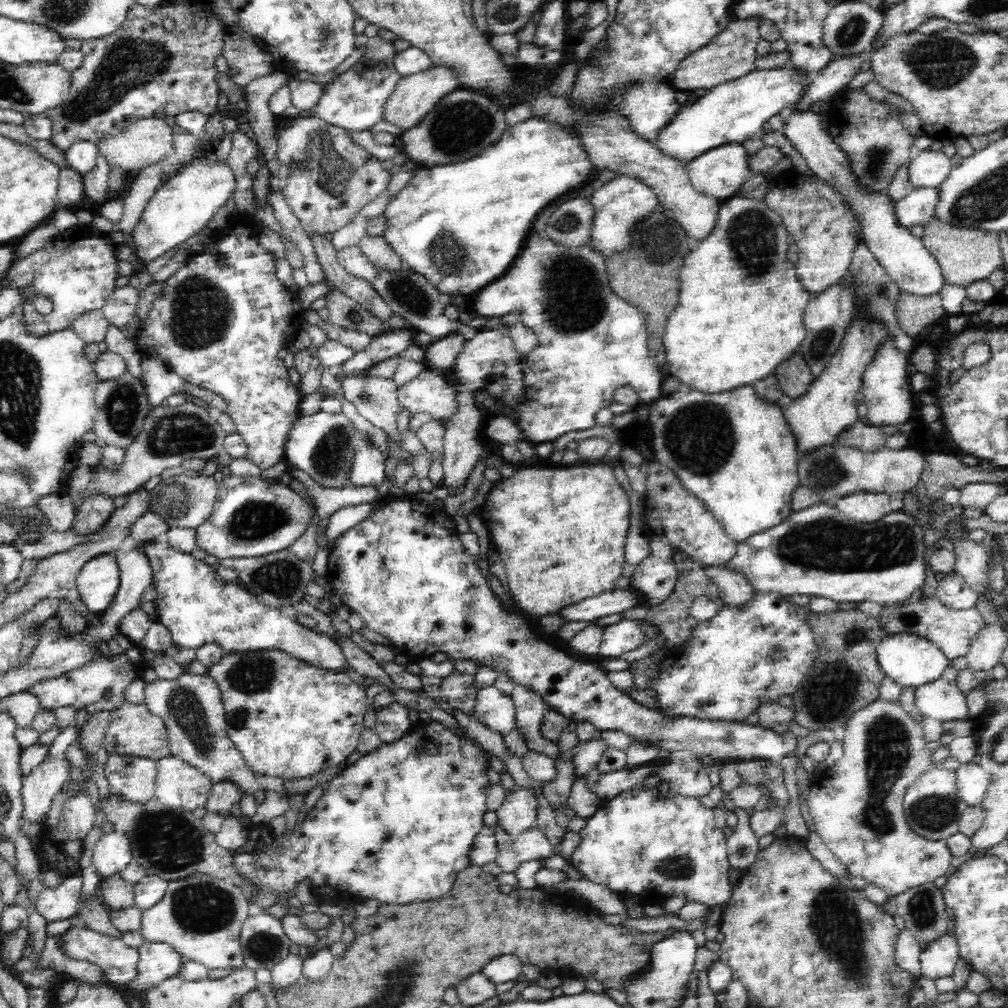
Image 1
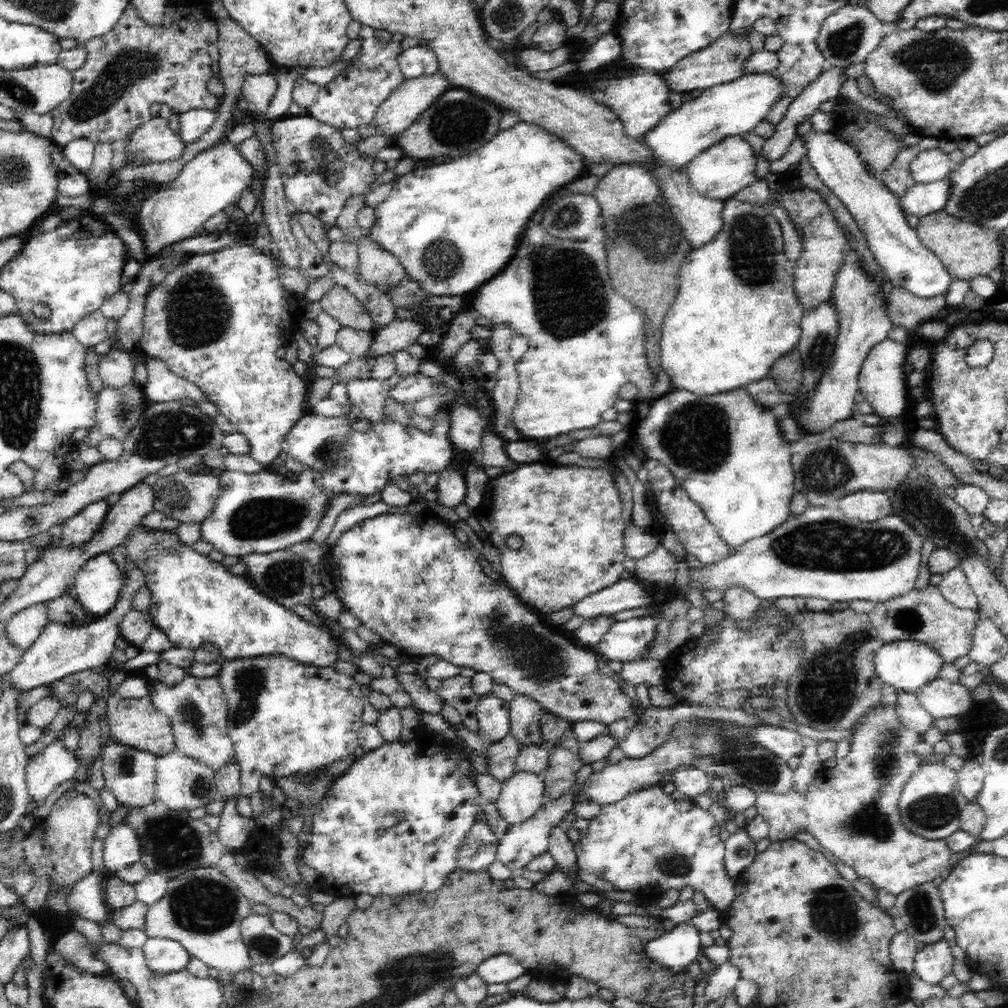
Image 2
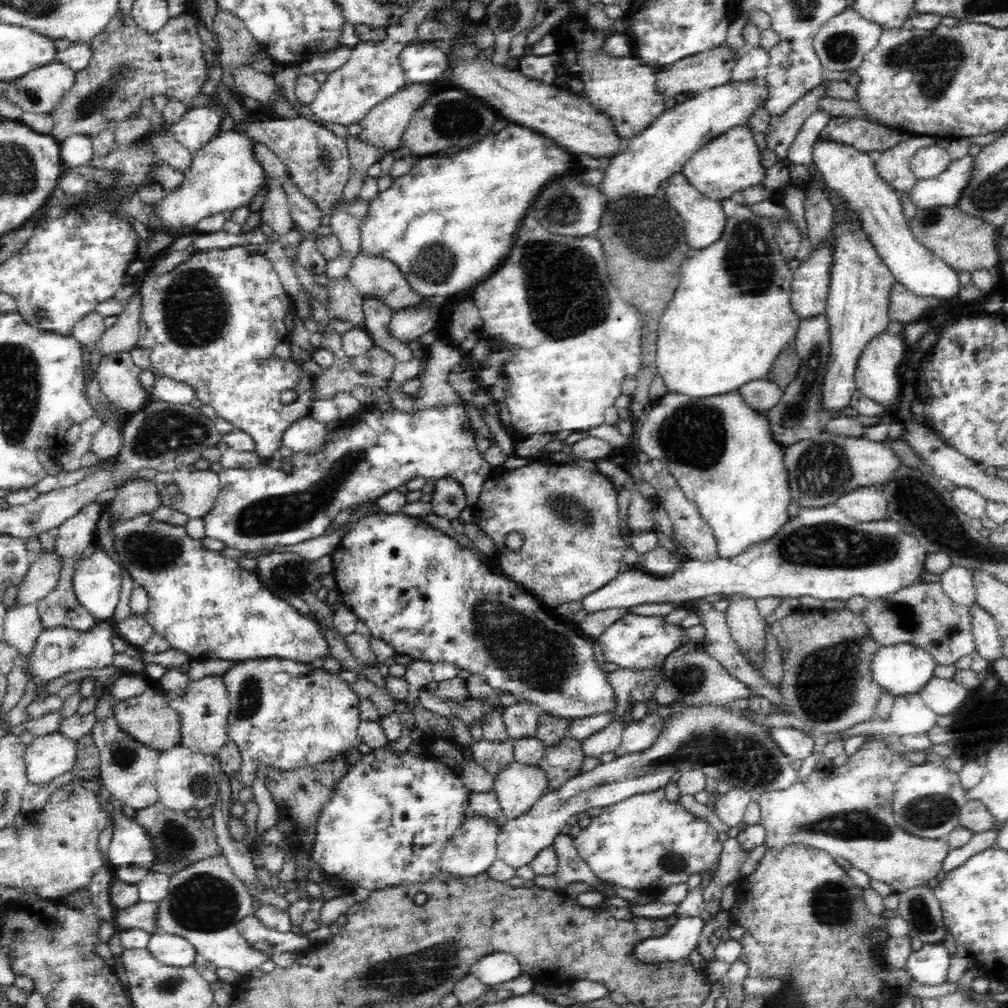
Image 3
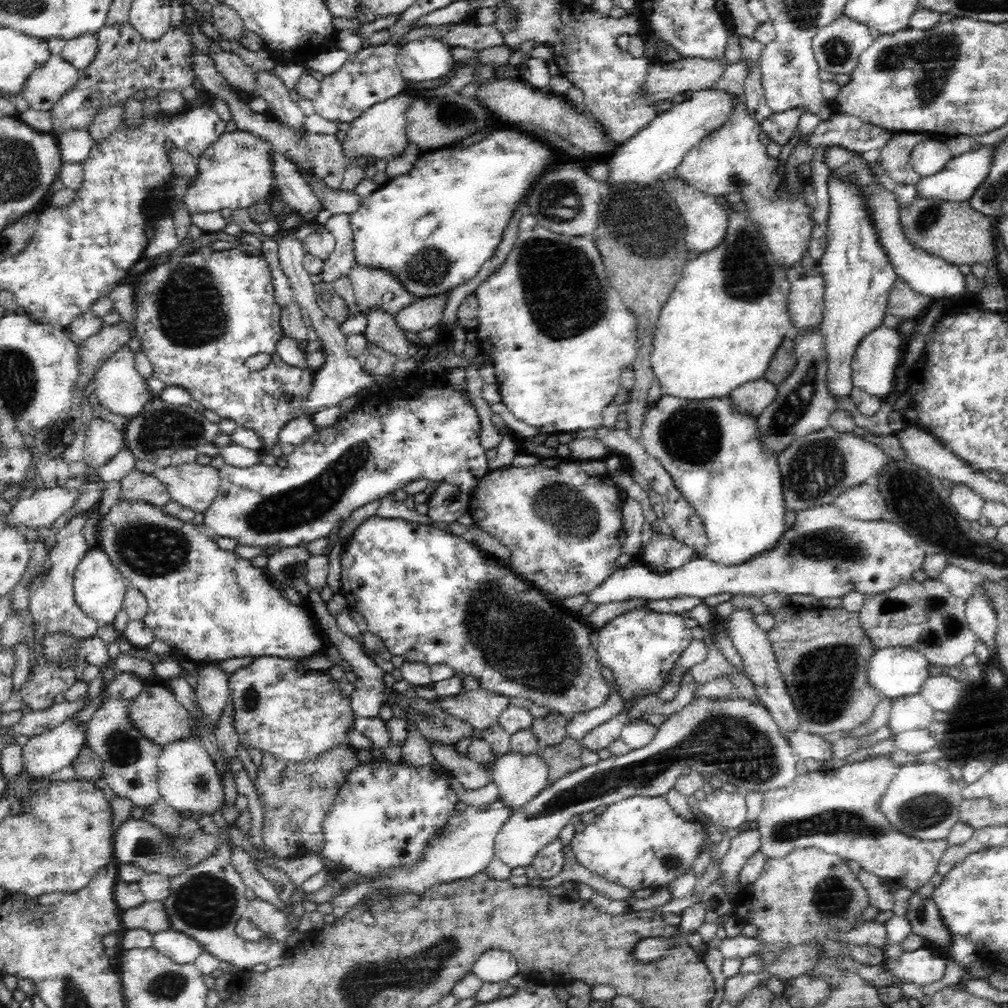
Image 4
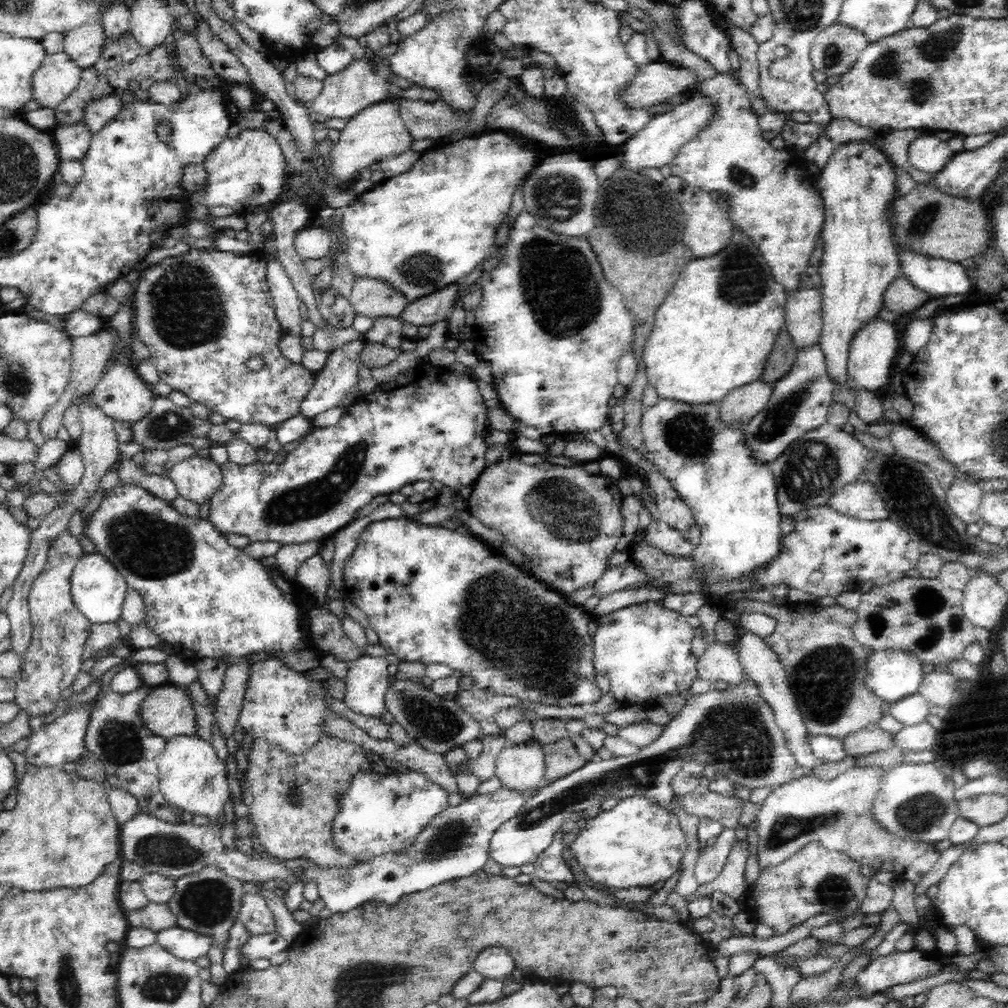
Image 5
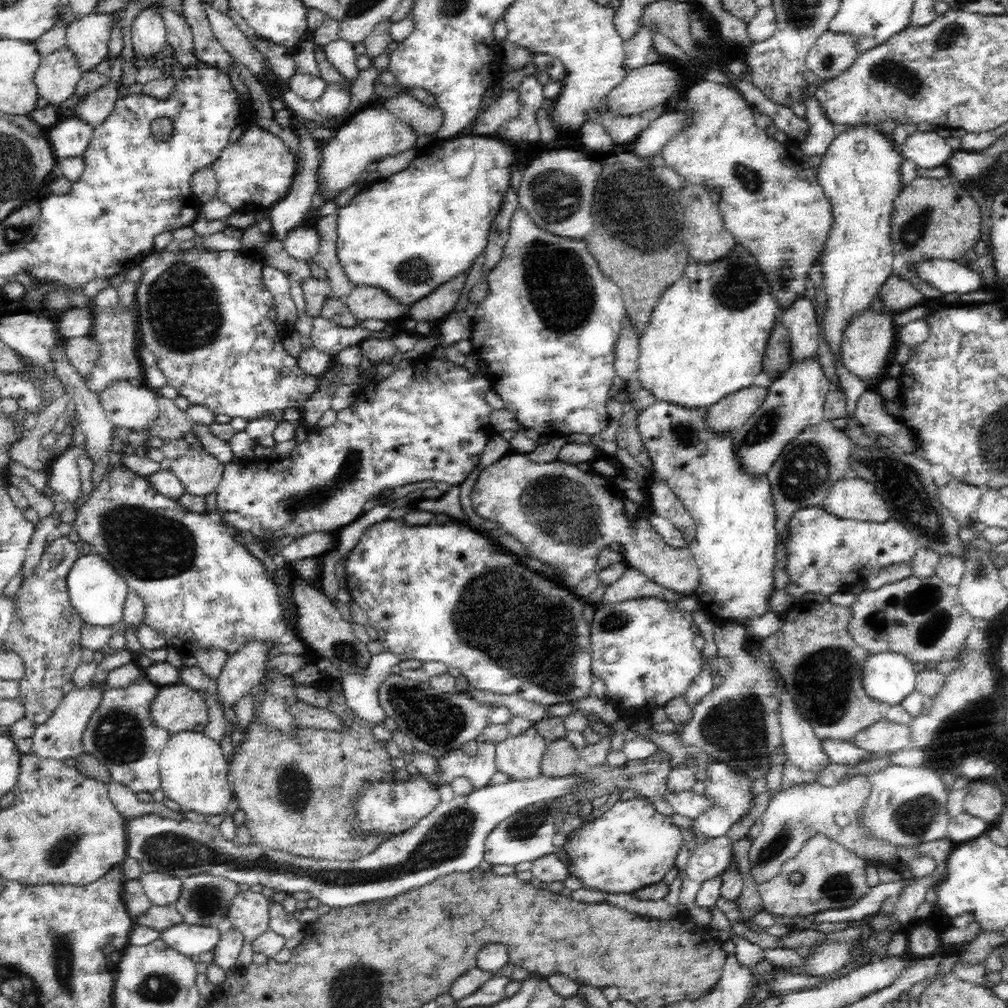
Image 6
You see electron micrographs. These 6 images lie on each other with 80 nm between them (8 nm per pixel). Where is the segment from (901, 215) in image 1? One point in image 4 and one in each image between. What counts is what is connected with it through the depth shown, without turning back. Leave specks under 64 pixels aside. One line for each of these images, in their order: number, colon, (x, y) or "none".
2: (923, 199)
3: (946, 189)
4: (958, 180)

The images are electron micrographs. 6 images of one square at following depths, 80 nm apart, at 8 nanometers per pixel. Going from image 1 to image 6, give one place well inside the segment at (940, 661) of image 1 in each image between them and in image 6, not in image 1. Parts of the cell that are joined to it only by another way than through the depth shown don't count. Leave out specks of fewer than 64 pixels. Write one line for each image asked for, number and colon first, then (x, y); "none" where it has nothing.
2: (906, 665)
3: (901, 669)
4: (895, 672)
5: (892, 675)
6: (888, 677)

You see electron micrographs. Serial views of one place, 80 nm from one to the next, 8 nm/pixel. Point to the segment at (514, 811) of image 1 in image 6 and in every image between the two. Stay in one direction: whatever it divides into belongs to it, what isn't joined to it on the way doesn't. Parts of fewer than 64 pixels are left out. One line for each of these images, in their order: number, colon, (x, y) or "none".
2: (522, 794)
3: (518, 786)
4: (520, 777)
5: (520, 766)
6: (519, 757)

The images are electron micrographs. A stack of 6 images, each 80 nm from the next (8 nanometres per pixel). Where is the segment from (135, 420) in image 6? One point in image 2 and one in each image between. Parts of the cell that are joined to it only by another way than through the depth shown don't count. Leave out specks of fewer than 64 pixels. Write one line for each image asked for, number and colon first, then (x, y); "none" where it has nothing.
2: (115, 367)
3: (118, 376)
4: (119, 387)
5: (120, 393)

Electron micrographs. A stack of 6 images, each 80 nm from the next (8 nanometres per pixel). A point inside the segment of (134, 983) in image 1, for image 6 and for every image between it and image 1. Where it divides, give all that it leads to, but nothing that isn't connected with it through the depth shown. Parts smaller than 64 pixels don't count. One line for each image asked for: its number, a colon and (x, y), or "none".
2: (162, 955)
3: (170, 949)
4: (178, 946)
5: (187, 944)
6: (189, 939)

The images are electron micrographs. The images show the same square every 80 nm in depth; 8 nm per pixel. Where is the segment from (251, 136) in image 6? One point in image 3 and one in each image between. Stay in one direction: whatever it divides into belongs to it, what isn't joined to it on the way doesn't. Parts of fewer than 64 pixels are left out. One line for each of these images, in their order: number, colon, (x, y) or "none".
3: (225, 174)
4: (235, 172)
5: (247, 171)

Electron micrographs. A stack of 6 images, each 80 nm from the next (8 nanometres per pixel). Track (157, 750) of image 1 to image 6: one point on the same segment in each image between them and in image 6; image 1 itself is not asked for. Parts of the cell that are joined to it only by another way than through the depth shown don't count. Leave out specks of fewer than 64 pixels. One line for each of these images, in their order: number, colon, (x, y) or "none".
2: (135, 722)
3: (149, 718)
4: (156, 713)
5: (170, 711)
6: (178, 708)

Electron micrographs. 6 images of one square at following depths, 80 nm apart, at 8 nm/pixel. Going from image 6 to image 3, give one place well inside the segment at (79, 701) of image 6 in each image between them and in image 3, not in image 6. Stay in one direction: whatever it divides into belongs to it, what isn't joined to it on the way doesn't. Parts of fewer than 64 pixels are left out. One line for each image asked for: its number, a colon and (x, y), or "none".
3: (52, 755)
4: (43, 755)
5: (62, 741)

